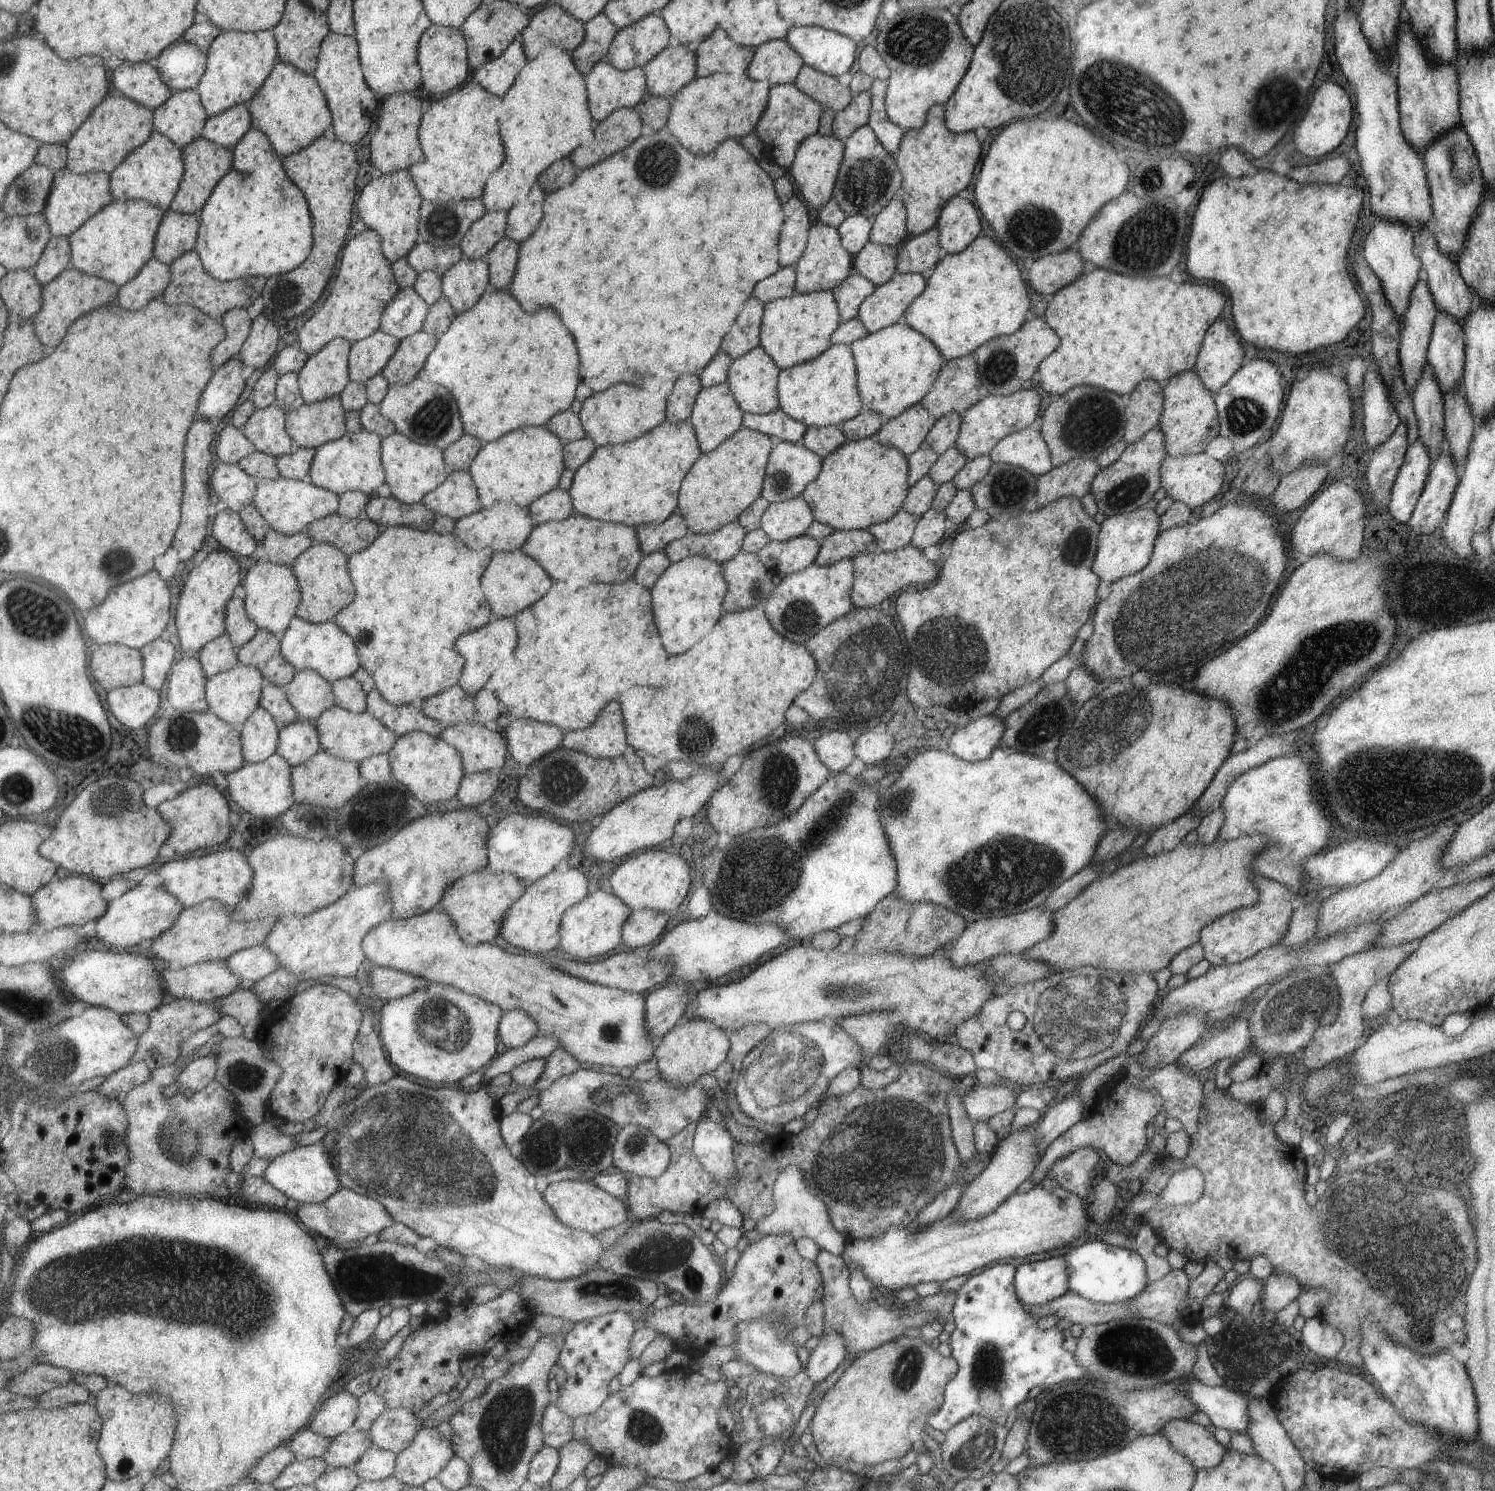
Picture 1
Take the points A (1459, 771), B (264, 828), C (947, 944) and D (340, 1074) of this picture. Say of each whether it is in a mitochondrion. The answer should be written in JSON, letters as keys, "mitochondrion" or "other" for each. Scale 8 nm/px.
{"A":"mitochondrion","B":"other","C":"other","D":"other"}

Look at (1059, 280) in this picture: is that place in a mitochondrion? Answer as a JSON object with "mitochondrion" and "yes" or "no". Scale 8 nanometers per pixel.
{"mitochondrion":"no"}

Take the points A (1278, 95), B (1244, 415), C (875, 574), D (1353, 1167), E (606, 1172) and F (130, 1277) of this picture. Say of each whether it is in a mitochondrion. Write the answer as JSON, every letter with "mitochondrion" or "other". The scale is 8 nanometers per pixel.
{"A":"mitochondrion","B":"mitochondrion","C":"other","D":"mitochondrion","E":"other","F":"mitochondrion"}

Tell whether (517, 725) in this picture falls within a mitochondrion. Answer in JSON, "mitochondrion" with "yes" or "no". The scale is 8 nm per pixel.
{"mitochondrion":"no"}

